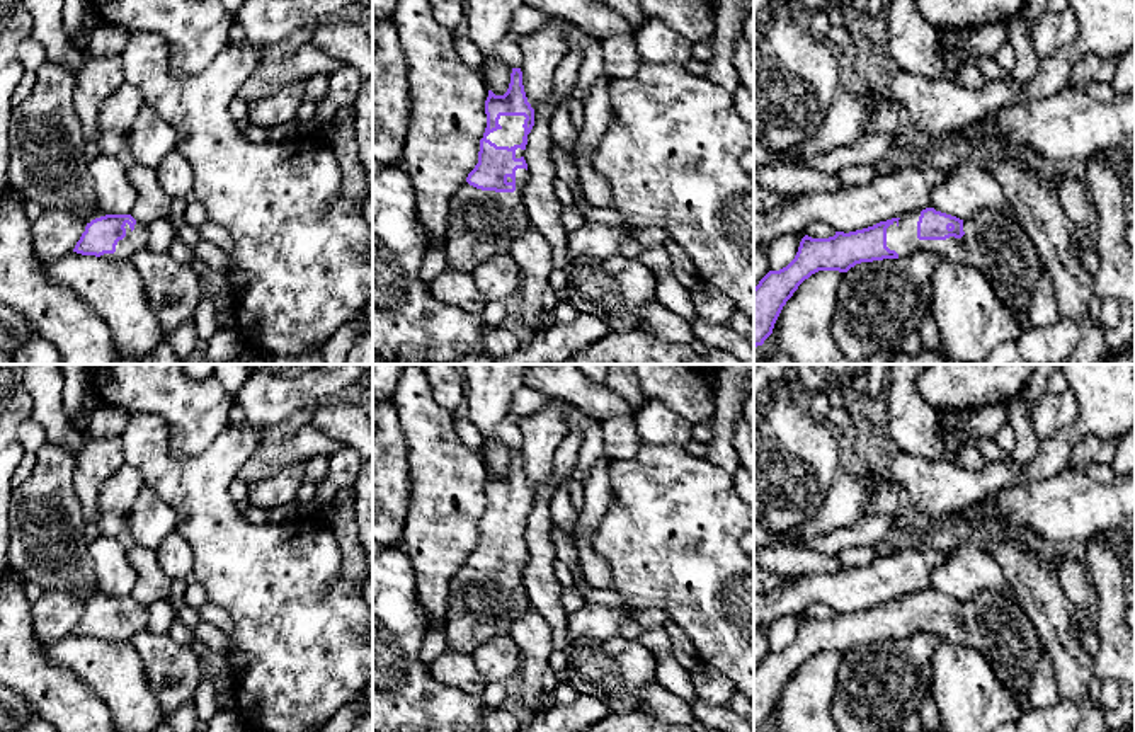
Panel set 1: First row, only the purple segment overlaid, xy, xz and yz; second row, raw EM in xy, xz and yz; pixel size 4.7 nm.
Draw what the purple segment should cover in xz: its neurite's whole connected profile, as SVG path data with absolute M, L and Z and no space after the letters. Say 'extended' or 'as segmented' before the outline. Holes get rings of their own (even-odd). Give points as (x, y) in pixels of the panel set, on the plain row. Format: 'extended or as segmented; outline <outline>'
extended; outline M512 449L504 477L488 472L485 495L478 545L449 584L448 649L461 654L473 654L485 642L507 635L531 606L524 591L529 562L524 531L534 490L528 483L521 449Z

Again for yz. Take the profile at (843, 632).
extended; outline M926 589L863 611L836 613L829 620L805 616L795 640L779 652L769 652L754 669L754 729L773 715L783 688L812 655L847 654L861 643L915 633L936 633L982 652L997 679L1021 701L1028 700L1043 645L1024 609L995 592L960 601Z

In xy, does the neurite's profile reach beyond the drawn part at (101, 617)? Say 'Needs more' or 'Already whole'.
Needs more

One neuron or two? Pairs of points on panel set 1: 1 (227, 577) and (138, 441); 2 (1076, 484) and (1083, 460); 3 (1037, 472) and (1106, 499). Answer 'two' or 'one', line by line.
1: one
2: two
3: two

